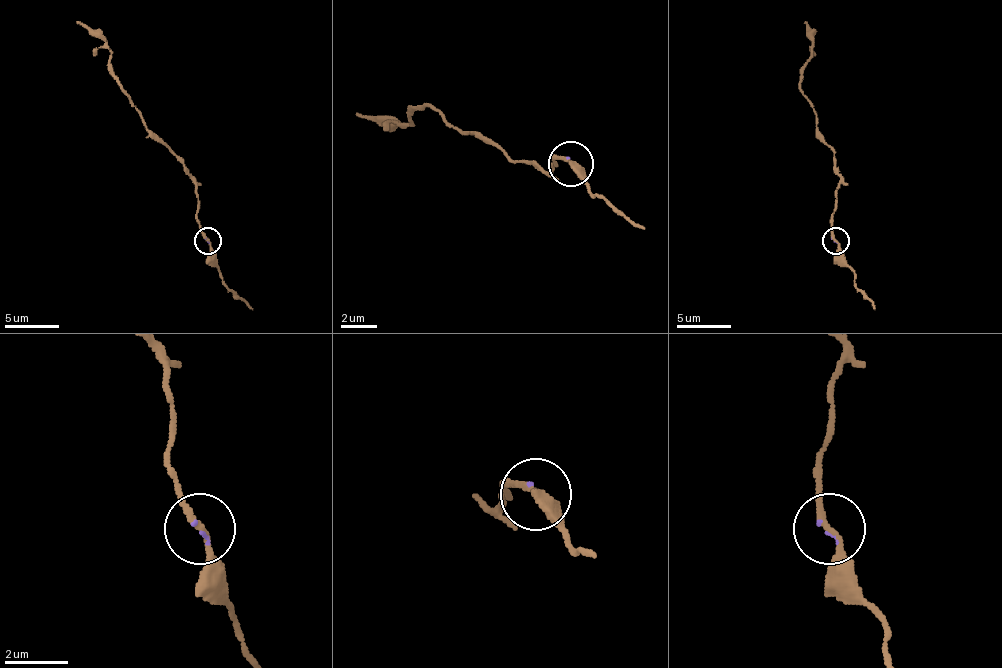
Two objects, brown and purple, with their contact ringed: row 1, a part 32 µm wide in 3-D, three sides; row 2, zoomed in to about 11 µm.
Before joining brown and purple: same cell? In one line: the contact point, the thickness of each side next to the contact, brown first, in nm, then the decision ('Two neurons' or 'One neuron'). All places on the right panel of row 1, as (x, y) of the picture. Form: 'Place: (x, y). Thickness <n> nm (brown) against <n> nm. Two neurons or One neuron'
Place: (835, 240). Thickness 190 nm (brown) against 70 nm. One neuron

